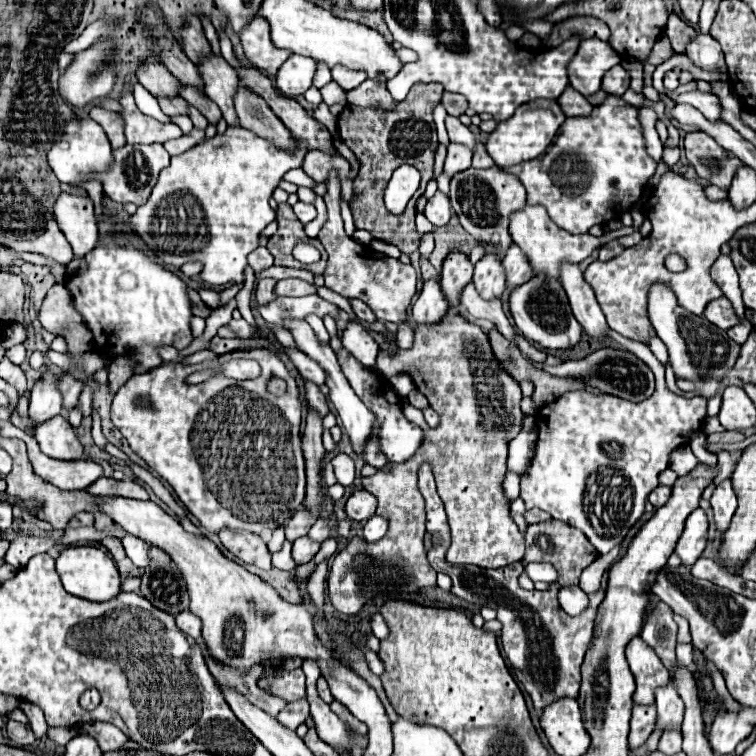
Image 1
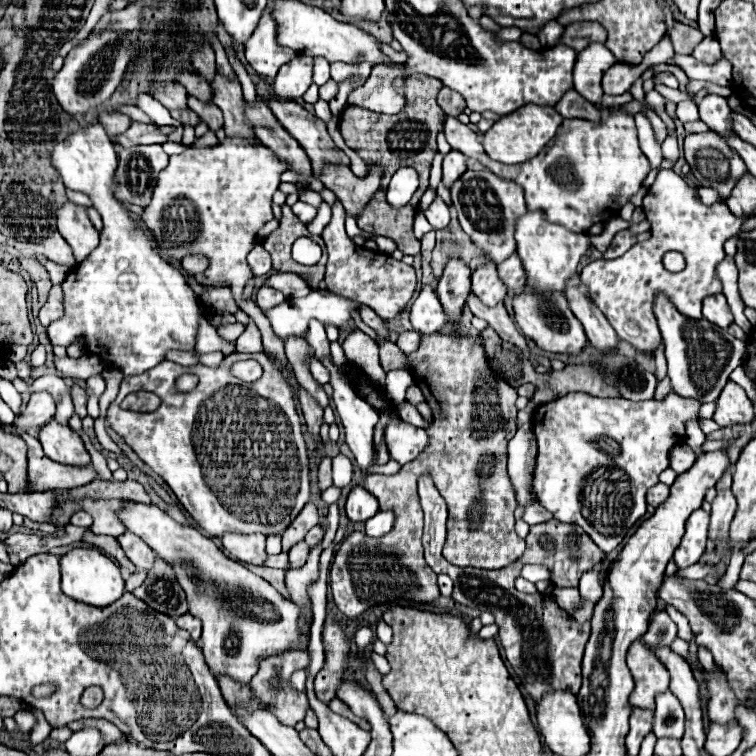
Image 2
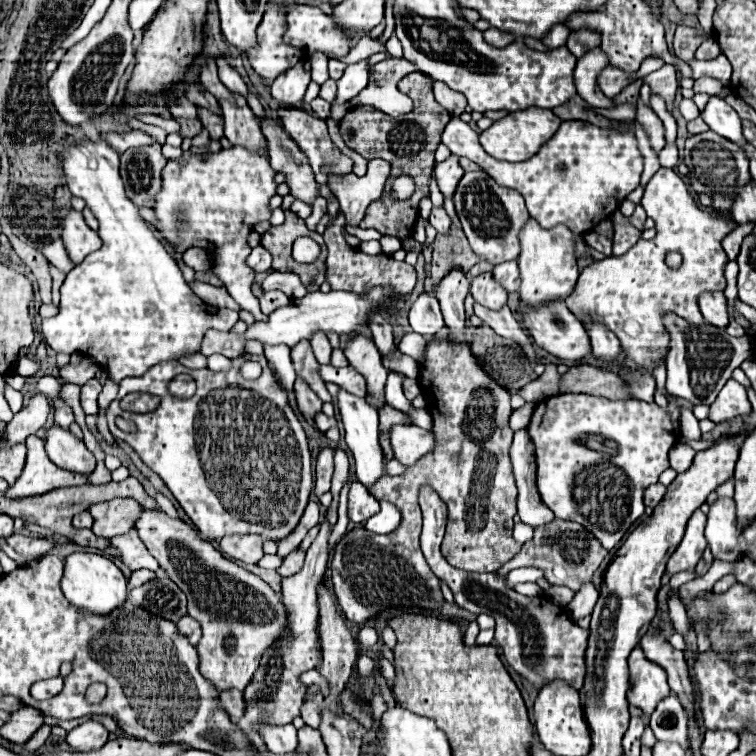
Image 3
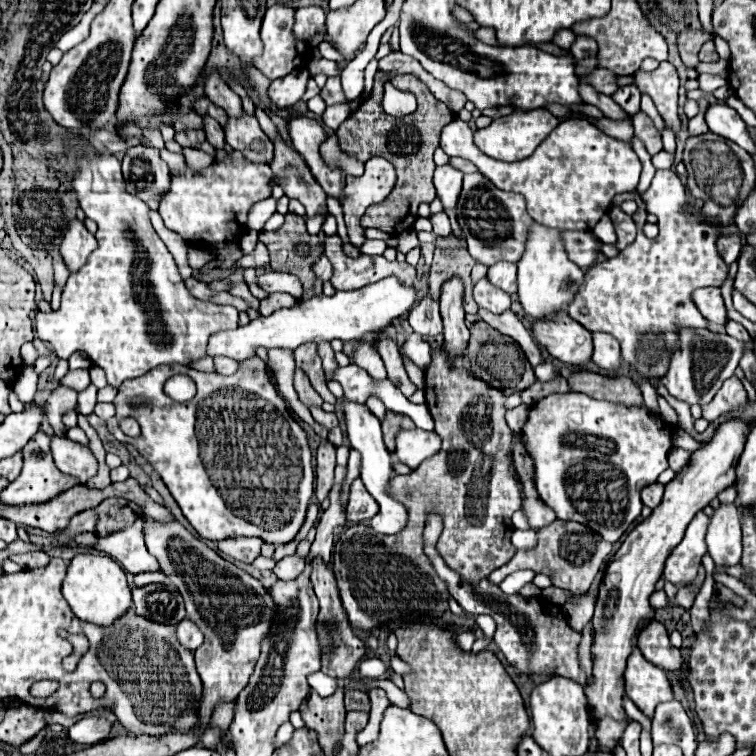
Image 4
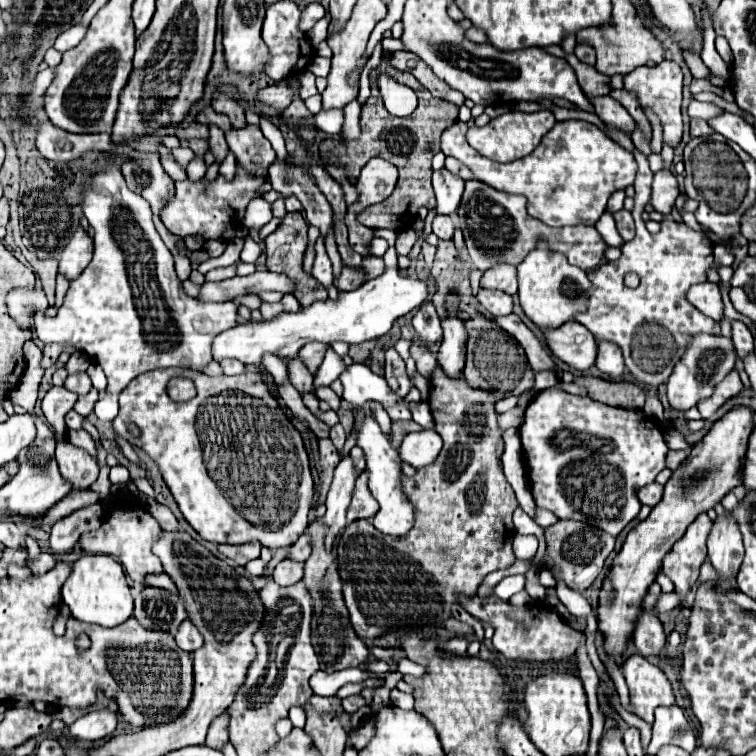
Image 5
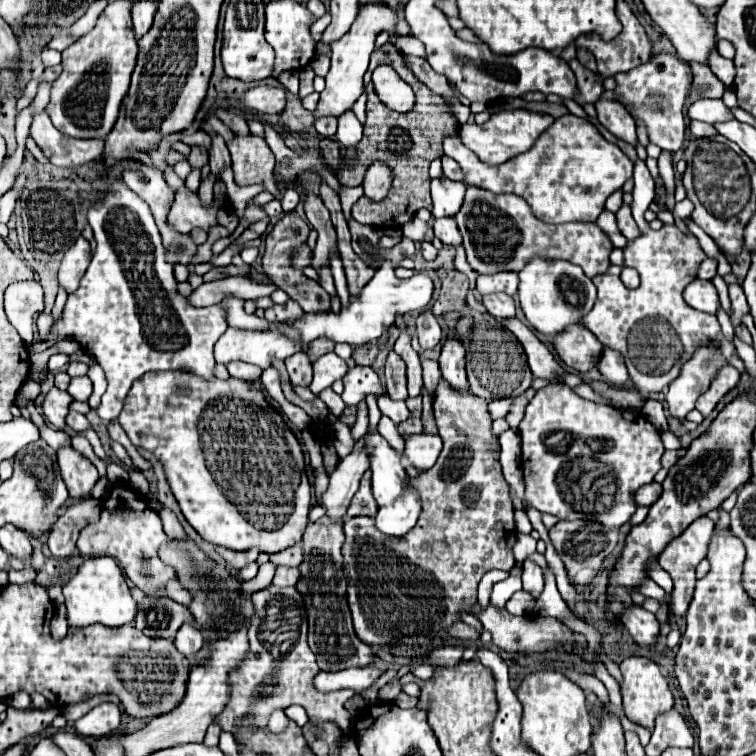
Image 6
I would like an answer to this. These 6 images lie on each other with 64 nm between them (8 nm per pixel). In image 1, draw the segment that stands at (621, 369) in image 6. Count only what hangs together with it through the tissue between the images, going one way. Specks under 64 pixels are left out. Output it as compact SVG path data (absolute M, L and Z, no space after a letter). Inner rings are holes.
M562 262L560 264L560 280L562 280L562 286L564 286L568 298L570 298L570 306L572 306L576 320L582 324L582 328L594 340L604 342L608 338L606 318L596 302L592 286L584 280L584 272L580 270L580 266Z

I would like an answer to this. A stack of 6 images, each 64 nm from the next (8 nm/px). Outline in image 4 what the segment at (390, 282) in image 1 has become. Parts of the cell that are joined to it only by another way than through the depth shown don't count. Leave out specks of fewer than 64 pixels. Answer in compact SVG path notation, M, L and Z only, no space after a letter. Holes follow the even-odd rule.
M336 234L324 238L324 250L334 270L330 278L334 290L360 290L388 276L396 276L404 286L412 286L416 280L416 268L406 262L388 262L384 256L348 258Z

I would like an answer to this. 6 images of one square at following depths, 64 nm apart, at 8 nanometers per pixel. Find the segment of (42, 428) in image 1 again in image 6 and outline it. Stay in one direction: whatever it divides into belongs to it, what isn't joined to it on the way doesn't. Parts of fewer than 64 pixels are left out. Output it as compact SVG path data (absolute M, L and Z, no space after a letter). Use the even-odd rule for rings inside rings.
M60 448L58 450L58 464L62 478L68 486L68 492L72 498L82 498L92 492L92 486L98 480L98 470L96 466L84 458L80 452L70 448Z

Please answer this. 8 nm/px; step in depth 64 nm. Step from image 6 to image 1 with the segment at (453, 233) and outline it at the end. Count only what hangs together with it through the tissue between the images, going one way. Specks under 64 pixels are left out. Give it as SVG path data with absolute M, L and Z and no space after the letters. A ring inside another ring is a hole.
M436 192L436 194L428 200L424 214L426 214L426 218L428 218L434 226L446 226L448 220L450 220L450 216L452 216L448 196L442 194L442 192Z

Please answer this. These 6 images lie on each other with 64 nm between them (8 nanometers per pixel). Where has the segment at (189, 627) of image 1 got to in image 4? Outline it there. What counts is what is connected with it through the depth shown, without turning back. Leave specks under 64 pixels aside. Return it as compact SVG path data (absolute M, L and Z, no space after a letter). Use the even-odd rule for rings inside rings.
M184 618L178 624L178 638L190 650L196 650L202 644L202 632L200 632L200 628L192 620L188 620L188 618Z

